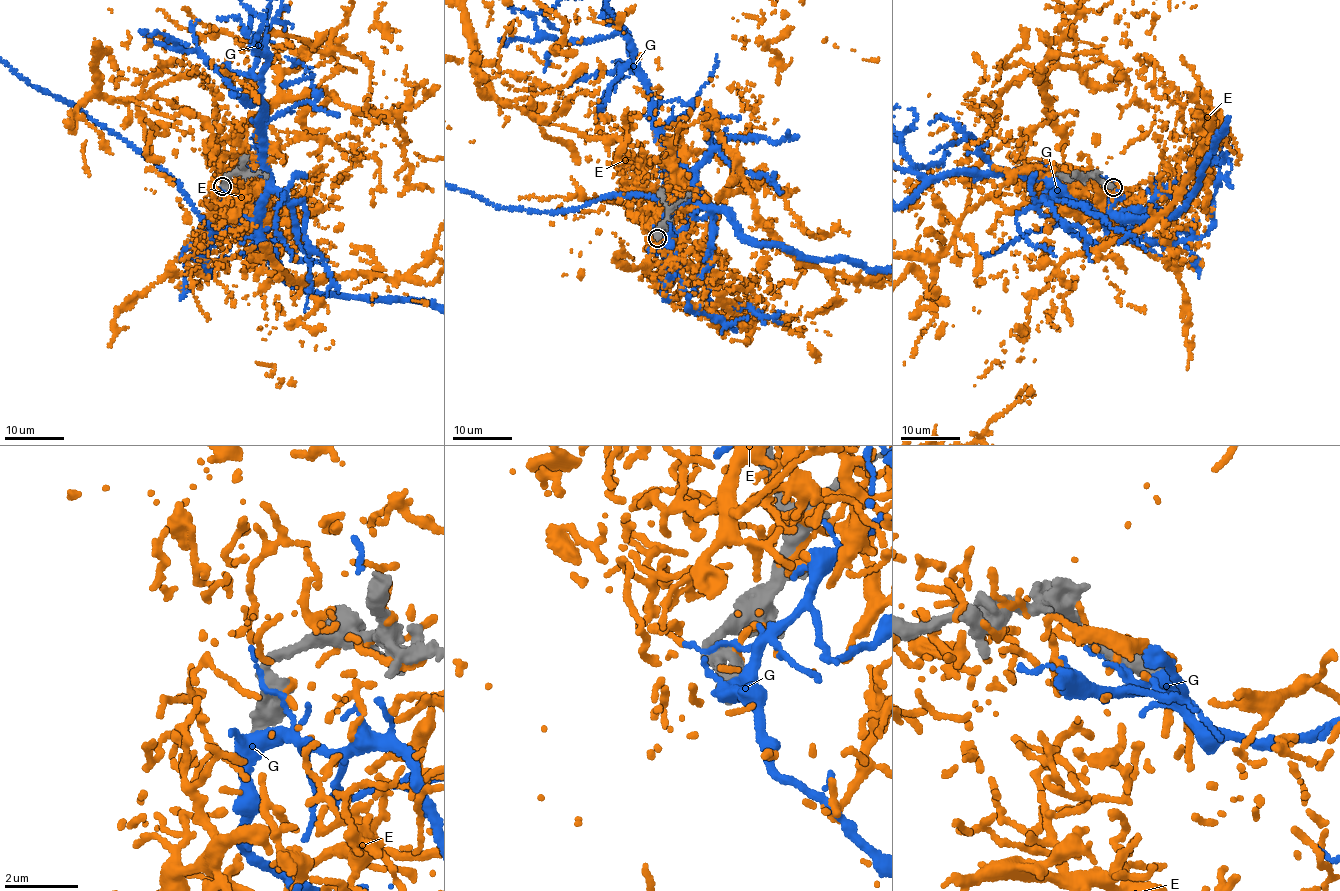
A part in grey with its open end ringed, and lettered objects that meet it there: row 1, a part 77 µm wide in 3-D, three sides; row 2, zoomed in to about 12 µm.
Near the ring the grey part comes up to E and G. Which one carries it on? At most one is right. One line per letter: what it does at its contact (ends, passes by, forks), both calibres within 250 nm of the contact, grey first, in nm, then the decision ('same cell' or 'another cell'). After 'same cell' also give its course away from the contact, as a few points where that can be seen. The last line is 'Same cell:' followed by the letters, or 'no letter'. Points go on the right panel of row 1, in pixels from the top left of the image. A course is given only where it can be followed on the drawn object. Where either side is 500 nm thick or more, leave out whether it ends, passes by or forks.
E: it ends | 400/200 nm | another cell
G: 600/360 nm | another cell
Same cell: no letter

